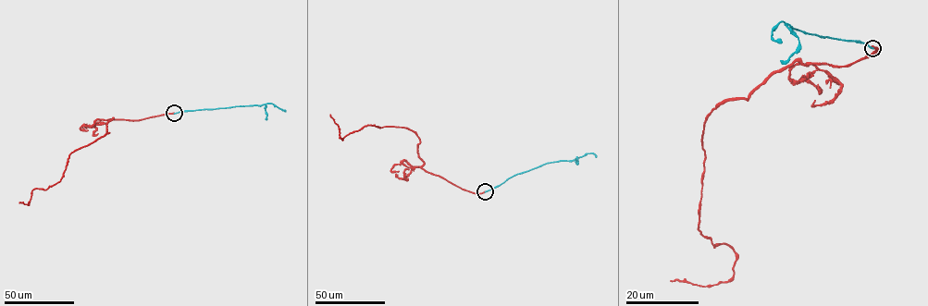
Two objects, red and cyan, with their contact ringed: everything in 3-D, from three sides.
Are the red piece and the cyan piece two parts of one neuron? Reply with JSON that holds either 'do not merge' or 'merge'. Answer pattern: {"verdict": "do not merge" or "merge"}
{"verdict": "do not merge"}

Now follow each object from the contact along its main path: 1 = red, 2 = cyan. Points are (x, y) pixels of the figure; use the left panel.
1: (174, 113), (113, 118), (109, 133), (69, 155), (59, 181), (34, 189), (28, 204), (18, 202)
2: (174, 113), (266, 104), (285, 111)

